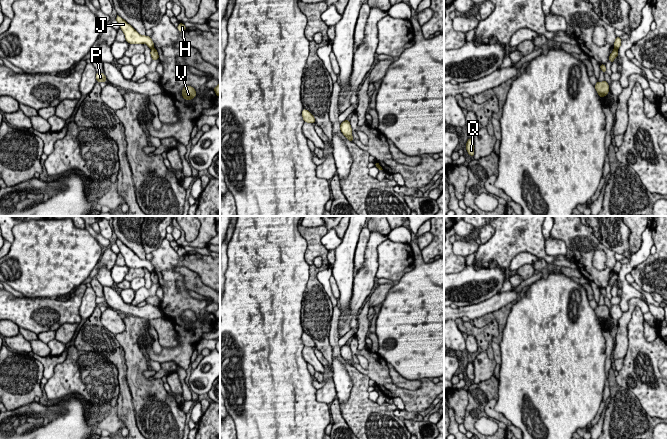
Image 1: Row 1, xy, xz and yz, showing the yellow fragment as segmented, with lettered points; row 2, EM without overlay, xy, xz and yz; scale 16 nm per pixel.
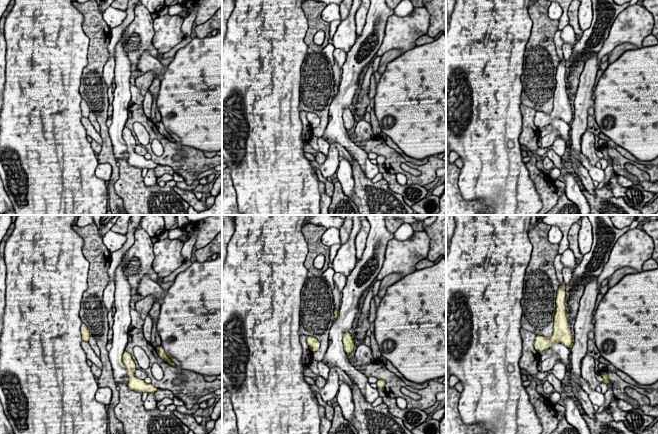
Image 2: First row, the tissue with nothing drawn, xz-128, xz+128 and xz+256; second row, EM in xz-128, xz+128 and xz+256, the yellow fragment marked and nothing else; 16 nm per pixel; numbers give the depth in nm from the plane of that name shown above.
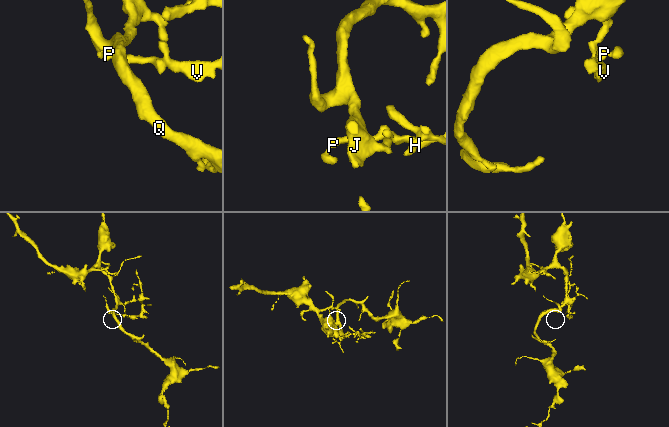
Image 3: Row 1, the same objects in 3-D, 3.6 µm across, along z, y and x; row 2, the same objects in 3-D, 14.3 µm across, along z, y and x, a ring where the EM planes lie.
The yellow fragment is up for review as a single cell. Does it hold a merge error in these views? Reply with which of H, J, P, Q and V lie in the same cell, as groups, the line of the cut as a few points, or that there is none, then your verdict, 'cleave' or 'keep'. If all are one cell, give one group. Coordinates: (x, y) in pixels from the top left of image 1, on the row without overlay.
H P V / J Q | yz (614, 271), (617, 272) | cleave

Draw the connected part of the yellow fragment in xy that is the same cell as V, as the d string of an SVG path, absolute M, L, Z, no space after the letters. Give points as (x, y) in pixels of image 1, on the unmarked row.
M186 310L182 314L182 320L186 324L191 324L196 321L196 315L191 310Z

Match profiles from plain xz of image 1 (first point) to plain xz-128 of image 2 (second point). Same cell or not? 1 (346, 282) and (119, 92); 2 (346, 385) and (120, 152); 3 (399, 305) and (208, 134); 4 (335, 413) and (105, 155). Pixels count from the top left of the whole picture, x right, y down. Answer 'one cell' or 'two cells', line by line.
1: one cell
2: one cell
3: one cell
4: one cell

